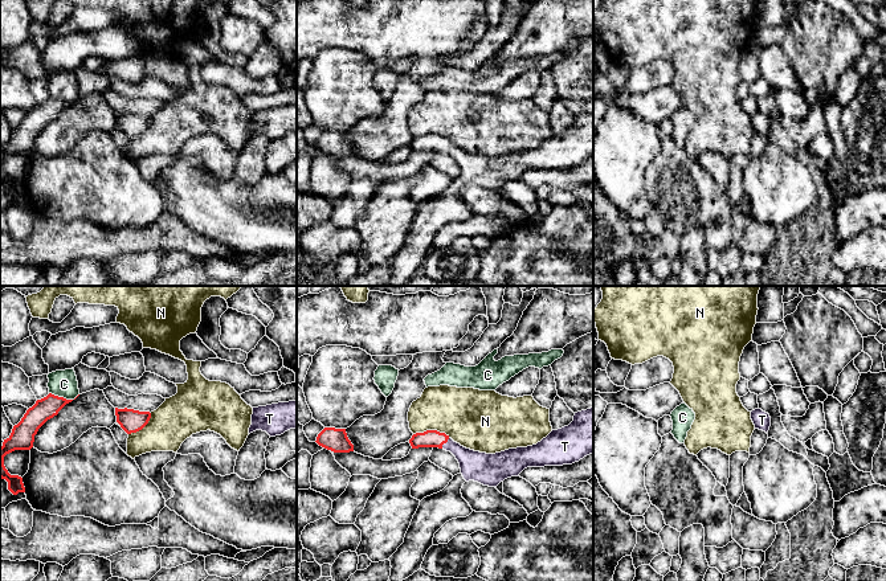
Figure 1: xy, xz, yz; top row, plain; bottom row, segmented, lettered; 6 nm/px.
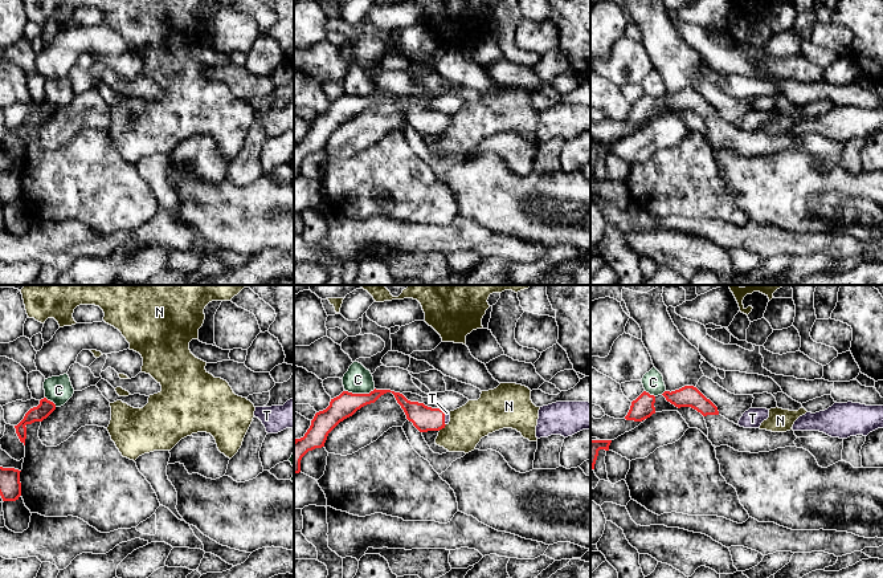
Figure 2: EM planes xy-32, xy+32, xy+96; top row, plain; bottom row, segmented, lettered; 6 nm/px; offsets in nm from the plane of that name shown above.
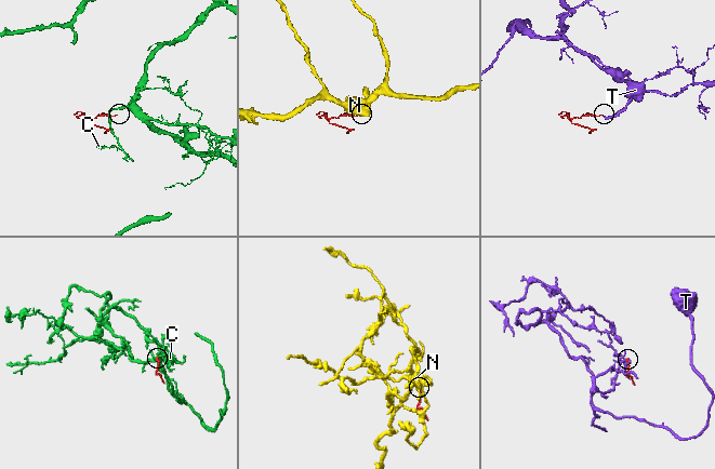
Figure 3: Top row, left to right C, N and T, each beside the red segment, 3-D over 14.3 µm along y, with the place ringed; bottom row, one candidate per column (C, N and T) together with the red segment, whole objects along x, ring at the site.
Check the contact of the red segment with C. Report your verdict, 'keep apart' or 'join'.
keep apart

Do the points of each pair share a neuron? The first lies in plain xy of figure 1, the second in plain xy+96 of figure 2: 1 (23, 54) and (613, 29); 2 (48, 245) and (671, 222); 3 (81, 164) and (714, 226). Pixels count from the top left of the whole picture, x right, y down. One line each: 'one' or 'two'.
1: two
2: one
3: two

